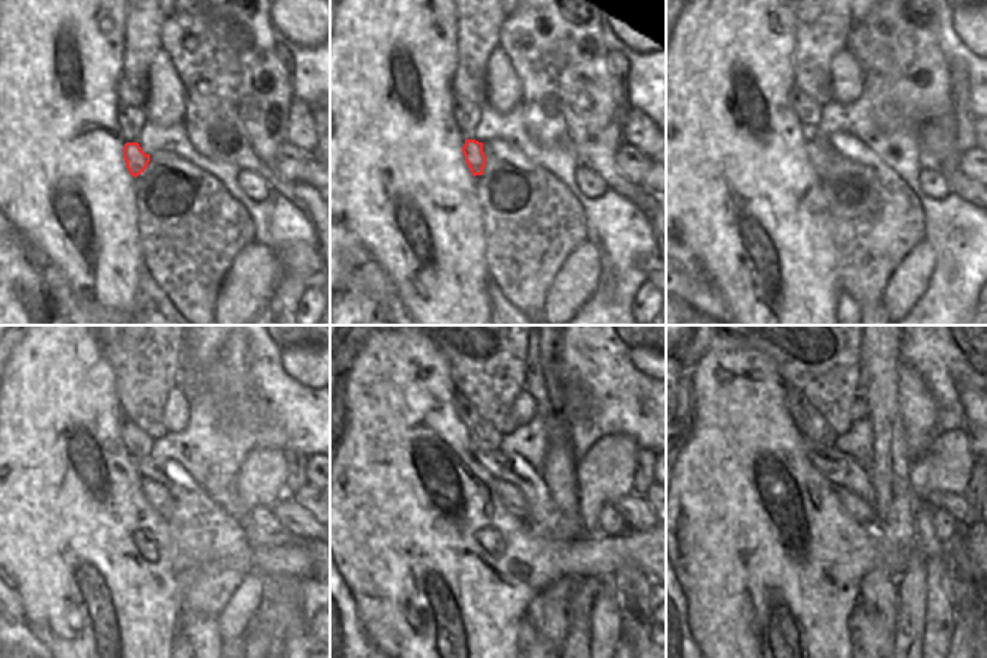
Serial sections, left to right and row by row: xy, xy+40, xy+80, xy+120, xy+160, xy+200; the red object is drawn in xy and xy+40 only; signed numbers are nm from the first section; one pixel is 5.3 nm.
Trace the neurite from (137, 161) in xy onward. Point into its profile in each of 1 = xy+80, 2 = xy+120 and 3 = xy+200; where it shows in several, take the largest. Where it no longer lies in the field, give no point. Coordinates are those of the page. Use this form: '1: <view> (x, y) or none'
1: xy+80 (819, 153)
2: xy+120 (159, 498)
3: xy+200 (863, 511)

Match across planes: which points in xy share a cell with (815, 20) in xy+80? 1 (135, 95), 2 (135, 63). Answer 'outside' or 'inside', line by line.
1: inside
2: inside

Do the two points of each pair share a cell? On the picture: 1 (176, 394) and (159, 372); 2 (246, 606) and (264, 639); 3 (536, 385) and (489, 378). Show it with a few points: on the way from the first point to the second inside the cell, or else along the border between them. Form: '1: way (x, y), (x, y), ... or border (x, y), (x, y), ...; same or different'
1: border (179, 384), (165, 399), (164, 423); different
2: border (261, 585), (261, 604), (252, 625), (242, 636); different
3: border (527, 381), (525, 388); different

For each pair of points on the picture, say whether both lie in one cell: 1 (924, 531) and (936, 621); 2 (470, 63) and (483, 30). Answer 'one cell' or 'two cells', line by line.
1: one cell
2: one cell

